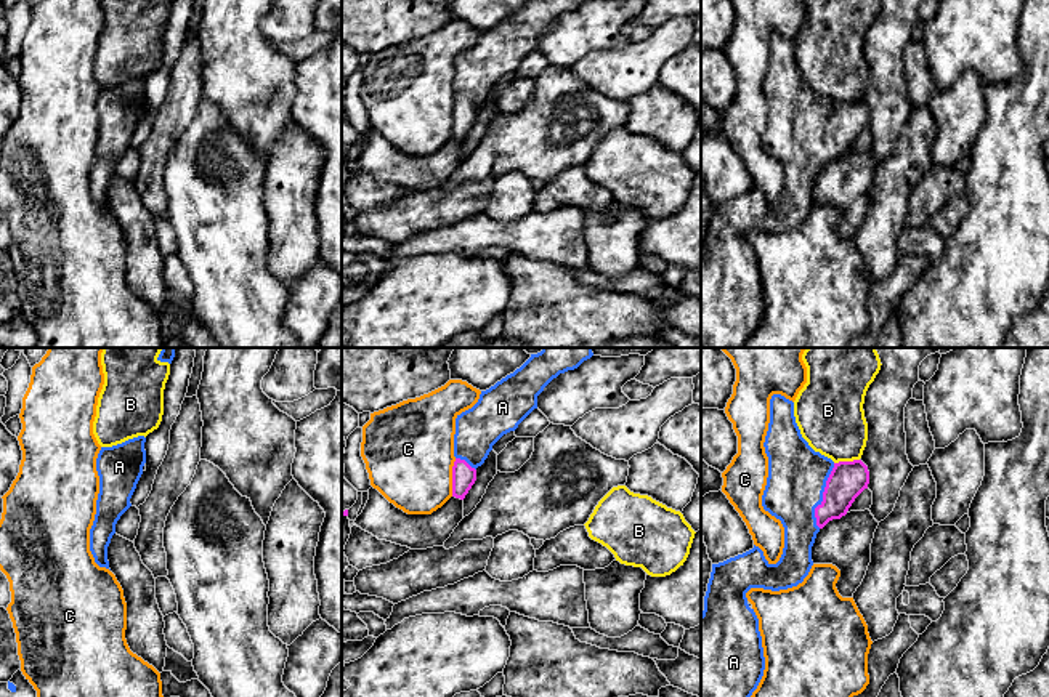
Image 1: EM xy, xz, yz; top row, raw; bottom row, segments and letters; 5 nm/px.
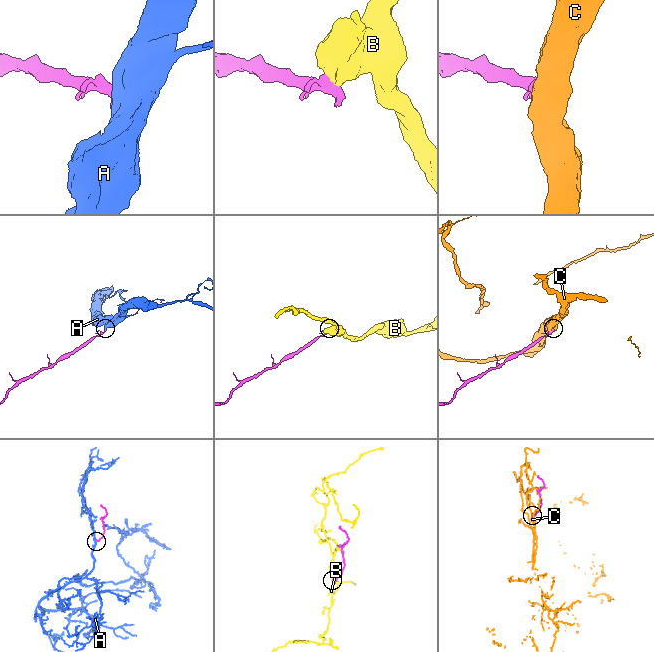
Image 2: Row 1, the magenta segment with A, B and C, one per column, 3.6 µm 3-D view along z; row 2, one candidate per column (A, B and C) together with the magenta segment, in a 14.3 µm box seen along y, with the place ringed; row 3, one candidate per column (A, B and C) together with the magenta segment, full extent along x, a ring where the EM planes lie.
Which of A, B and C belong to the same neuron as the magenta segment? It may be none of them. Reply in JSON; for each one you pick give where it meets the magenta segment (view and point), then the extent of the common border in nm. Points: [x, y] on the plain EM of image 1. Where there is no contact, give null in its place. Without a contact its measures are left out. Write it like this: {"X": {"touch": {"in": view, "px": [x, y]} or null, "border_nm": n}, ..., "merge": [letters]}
{"A": {"touch": {"in": "yz", "px": [823, 136]}, "border_nm": 340}, "merge": ["A"]}

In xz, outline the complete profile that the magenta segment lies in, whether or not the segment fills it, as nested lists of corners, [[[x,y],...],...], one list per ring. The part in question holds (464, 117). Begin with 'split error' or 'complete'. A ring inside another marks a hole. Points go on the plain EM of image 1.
split error; [[[528,0],[520,10],[481,32],[478,43],[457,56],[452,138],[464,141],[492,87],[537,50],[537,37],[560,14],[587,0]]]

